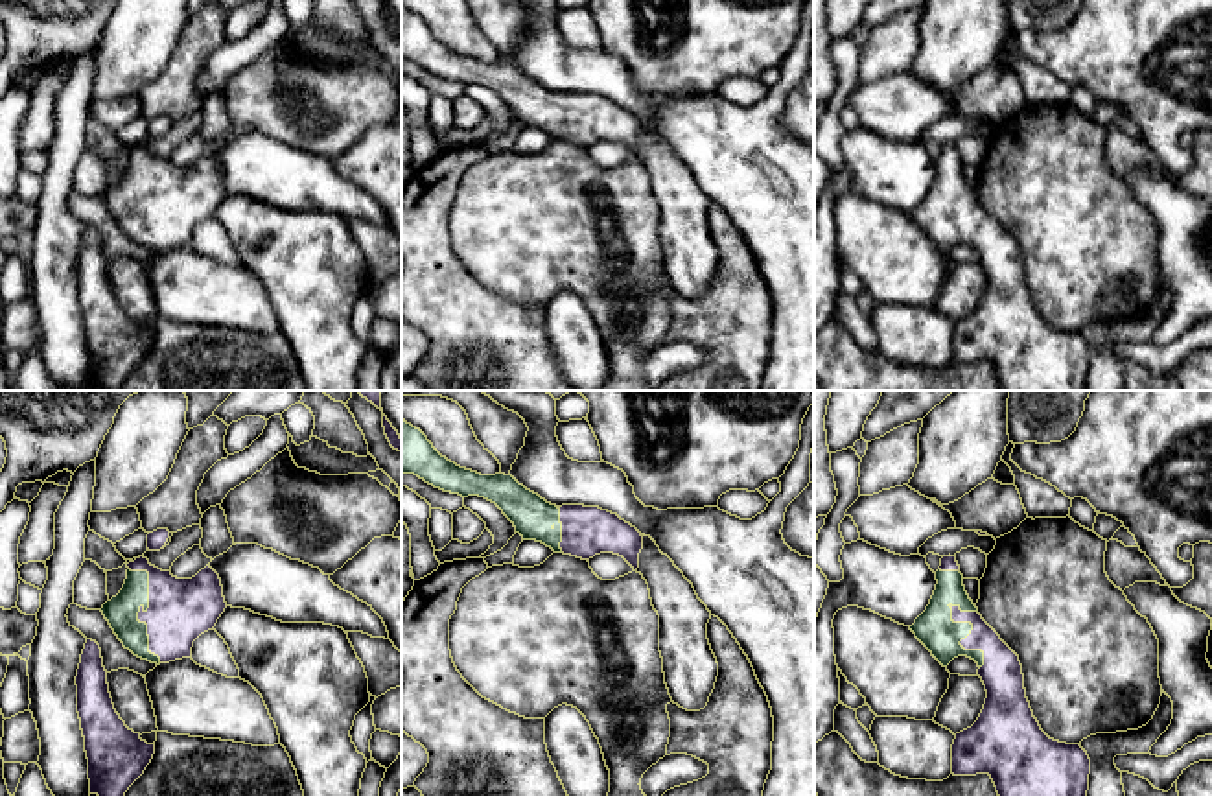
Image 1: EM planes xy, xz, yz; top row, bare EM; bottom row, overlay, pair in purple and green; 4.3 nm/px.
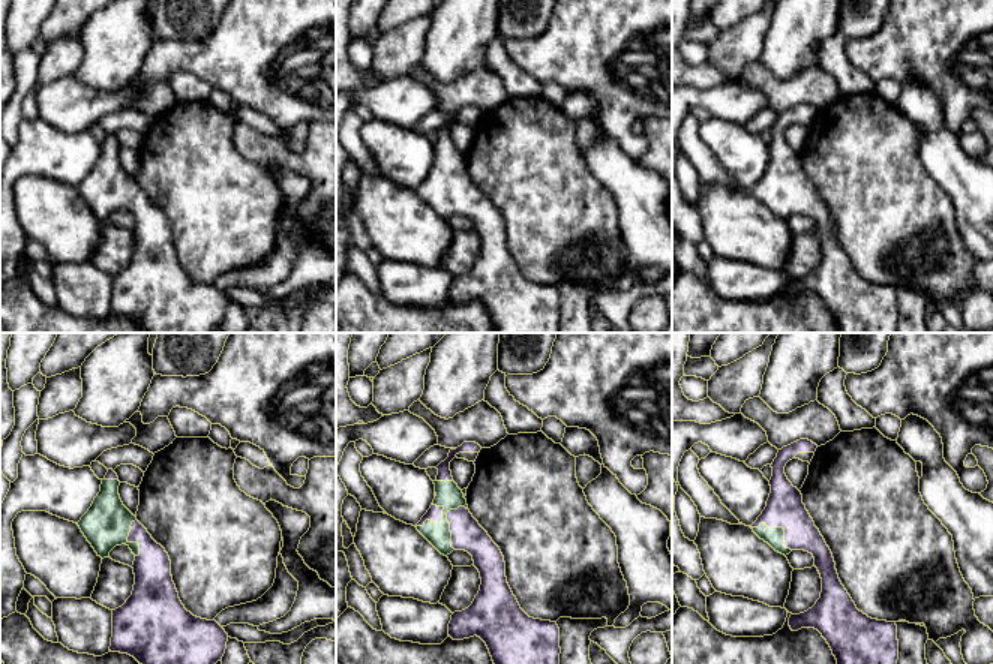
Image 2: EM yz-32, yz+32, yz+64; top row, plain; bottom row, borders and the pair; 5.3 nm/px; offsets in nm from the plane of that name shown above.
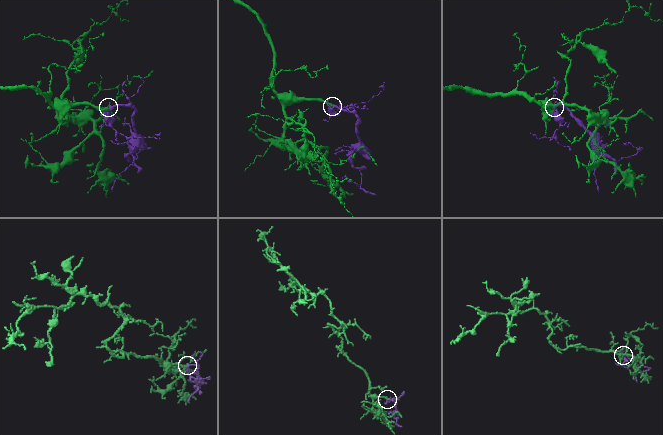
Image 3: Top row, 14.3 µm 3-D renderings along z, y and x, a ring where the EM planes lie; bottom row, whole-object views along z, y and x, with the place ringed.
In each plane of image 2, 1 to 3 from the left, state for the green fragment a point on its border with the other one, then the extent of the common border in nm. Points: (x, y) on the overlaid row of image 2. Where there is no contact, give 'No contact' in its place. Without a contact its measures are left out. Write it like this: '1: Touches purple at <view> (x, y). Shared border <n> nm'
1: Touches purple at yz-32 (129, 541). Shared border 200 nm
2: Touches purple at yz+32 (449, 522). Shared border 240 nm
3: Touches purple at yz+64 (779, 526). Shared border 260 nm

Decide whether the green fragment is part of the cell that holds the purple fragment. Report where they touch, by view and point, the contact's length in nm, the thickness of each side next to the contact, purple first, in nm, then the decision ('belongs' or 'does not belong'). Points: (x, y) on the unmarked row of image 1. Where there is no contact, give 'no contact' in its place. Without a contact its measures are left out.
meets purple in xy at (142, 196); contact 440 nm long; 280 nm thick on the purple side, 140 nm on the other; belongs

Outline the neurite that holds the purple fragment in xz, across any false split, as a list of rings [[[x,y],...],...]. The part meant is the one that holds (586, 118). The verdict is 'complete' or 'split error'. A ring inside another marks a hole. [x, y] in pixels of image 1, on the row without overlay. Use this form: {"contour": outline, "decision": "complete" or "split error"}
{"contour": [[[402,6],[402,61],[414,61],[444,79],[479,83],[495,90],[523,127],[536,127],[554,140],[589,147],[600,140],[623,144],[634,158],[643,136],[641,120],[599,94],[551,92],[512,63],[481,63],[442,44],[427,24]]], "decision": "split error"}

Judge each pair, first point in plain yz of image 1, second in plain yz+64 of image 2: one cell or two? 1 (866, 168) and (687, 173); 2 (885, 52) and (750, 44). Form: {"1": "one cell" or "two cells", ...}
{"1": "two cells", "2": "one cell"}

